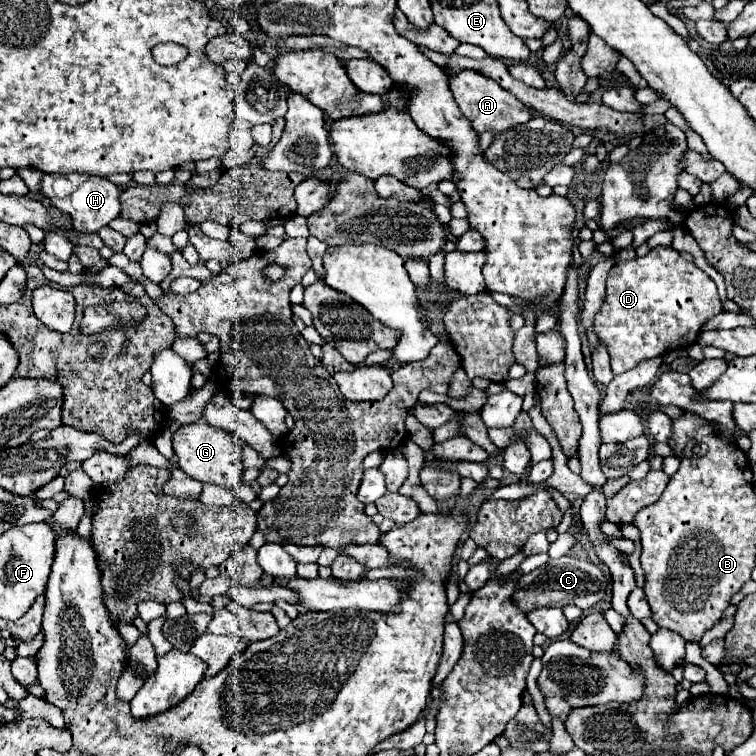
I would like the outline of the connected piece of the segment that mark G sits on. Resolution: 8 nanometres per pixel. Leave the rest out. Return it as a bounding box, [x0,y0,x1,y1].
[173,422,243,488]

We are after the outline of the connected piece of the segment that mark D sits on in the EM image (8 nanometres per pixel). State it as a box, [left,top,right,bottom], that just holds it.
[593,246,723,374]

